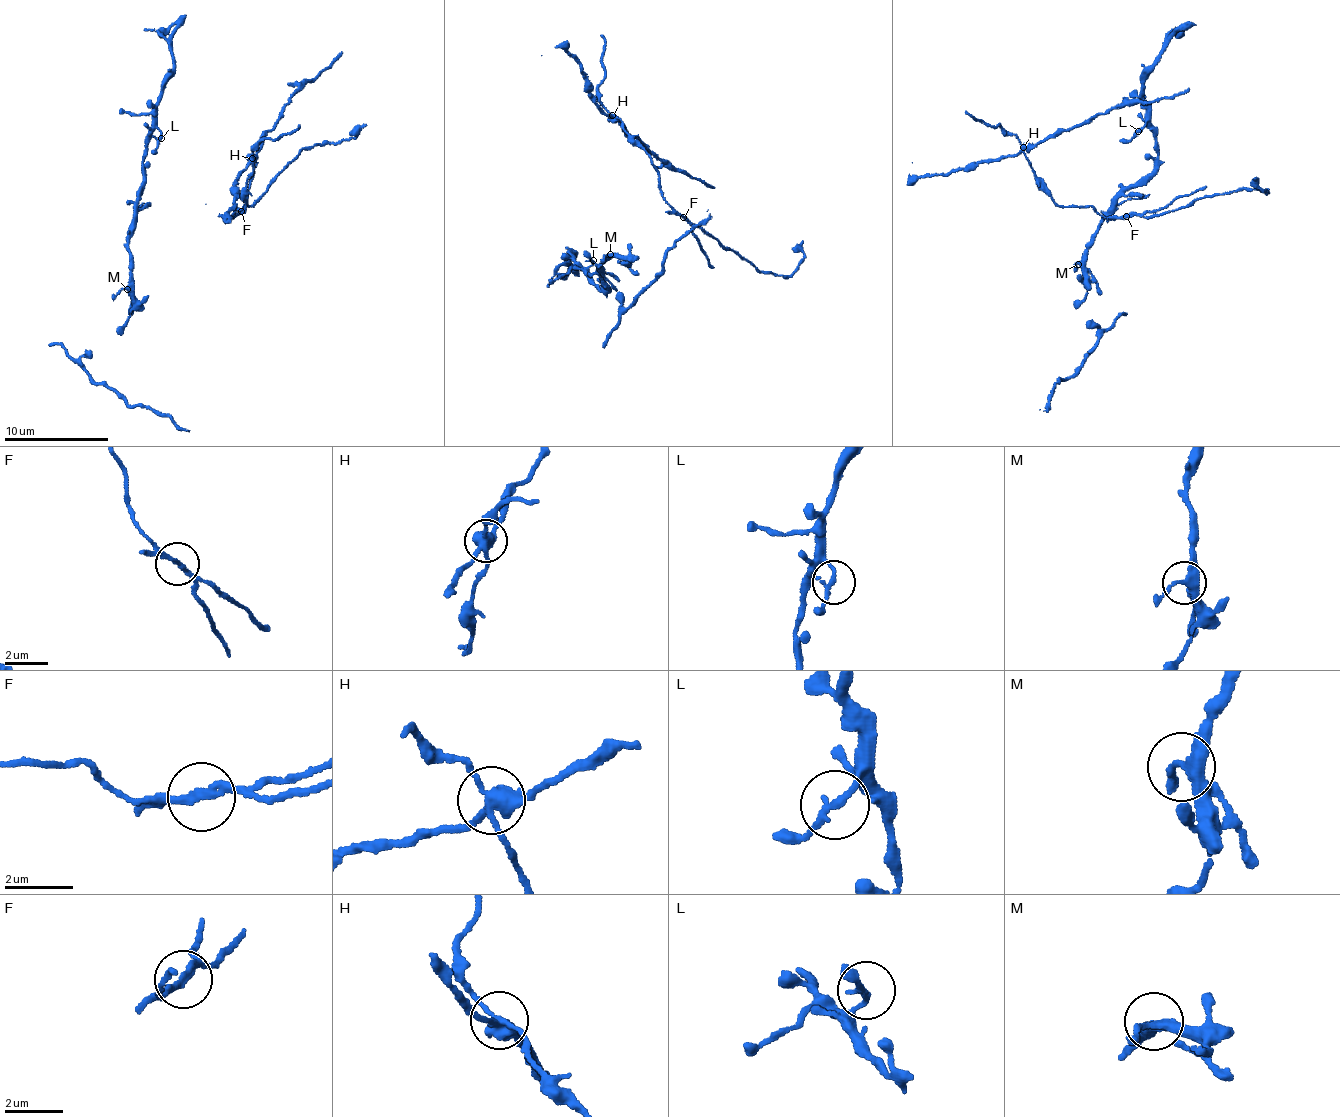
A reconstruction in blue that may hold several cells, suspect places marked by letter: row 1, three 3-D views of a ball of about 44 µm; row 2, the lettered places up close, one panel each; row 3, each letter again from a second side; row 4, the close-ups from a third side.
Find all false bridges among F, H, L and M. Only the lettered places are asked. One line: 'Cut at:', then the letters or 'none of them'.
Cut at: F, H

